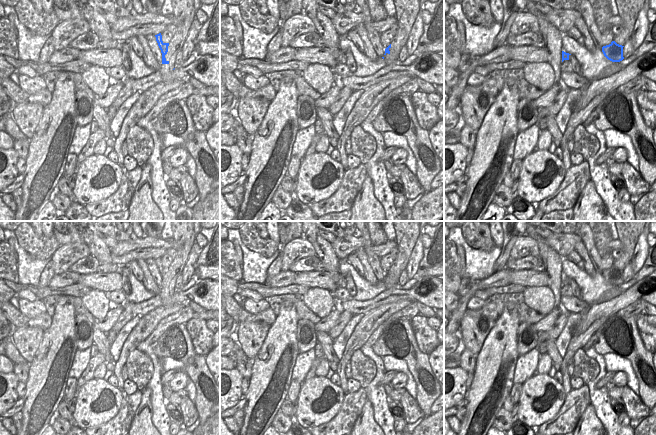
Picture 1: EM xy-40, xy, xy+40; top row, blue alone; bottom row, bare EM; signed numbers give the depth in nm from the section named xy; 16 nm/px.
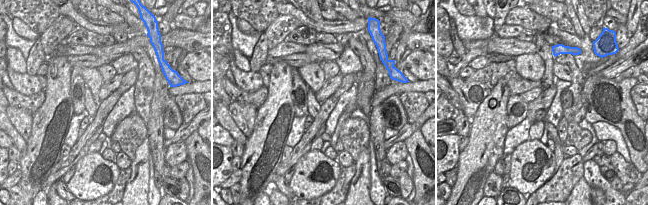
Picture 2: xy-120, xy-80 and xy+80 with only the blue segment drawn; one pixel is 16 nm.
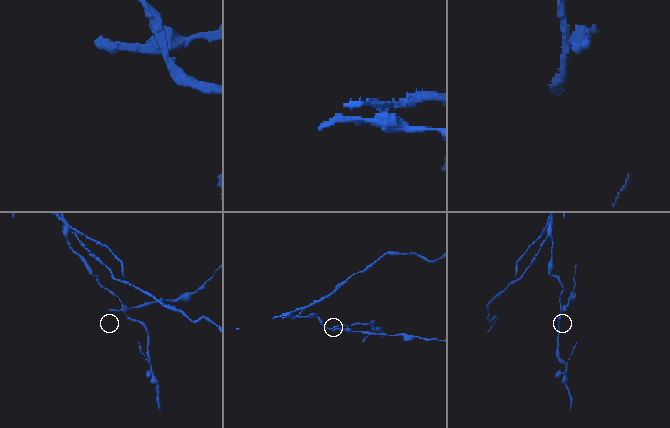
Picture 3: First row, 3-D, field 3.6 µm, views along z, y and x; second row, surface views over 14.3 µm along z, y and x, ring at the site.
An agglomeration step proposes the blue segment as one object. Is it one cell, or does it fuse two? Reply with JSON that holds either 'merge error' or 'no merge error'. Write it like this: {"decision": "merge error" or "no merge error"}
{"decision": "merge error"}

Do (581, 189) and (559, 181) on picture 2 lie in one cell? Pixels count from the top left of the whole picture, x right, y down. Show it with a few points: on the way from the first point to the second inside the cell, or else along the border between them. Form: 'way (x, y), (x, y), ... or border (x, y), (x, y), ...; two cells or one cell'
border (582, 176), (569, 194); two cells

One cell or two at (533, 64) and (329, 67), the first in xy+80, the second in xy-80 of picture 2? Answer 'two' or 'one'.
two

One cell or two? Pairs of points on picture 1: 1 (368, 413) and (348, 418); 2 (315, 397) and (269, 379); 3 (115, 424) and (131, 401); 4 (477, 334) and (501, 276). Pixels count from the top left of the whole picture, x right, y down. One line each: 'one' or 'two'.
1: two
2: two
3: one
4: two

